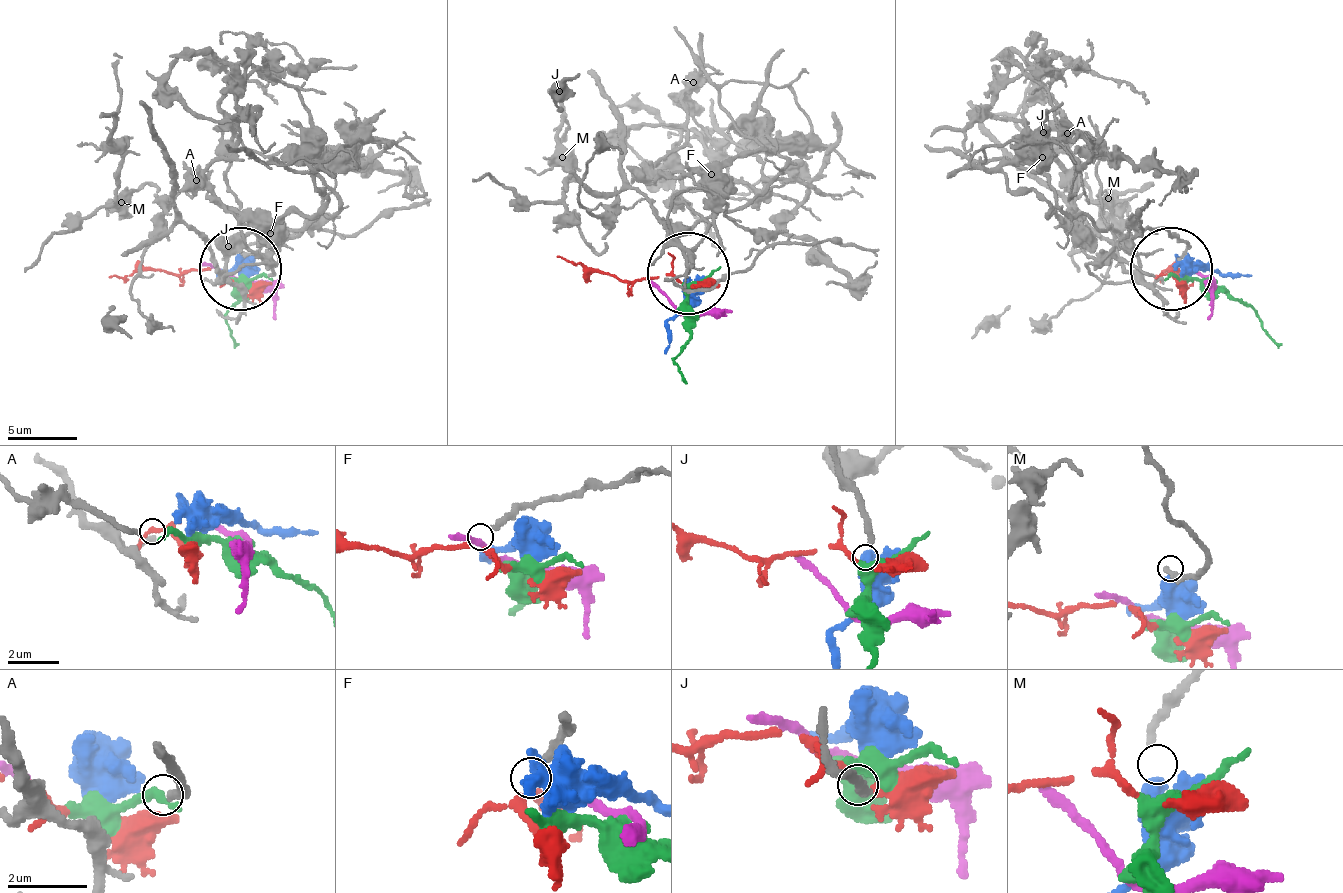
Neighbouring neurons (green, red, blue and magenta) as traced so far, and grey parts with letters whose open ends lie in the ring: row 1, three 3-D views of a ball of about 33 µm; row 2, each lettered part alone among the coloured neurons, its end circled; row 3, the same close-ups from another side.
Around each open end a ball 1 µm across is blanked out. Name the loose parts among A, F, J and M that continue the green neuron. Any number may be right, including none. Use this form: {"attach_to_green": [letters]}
{"attach_to_green": ["A"]}

